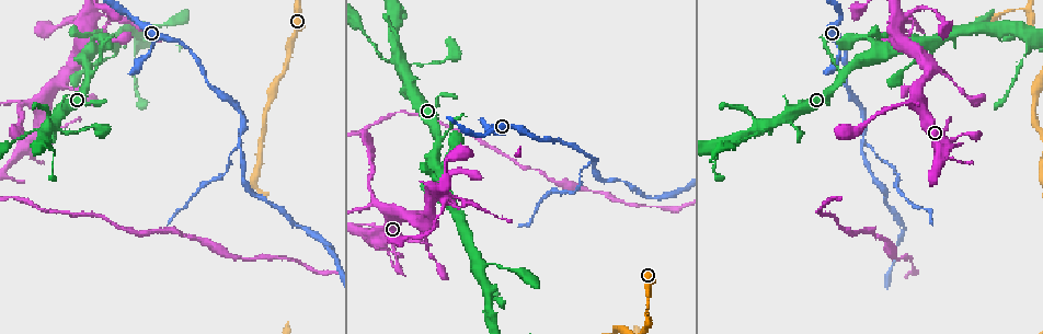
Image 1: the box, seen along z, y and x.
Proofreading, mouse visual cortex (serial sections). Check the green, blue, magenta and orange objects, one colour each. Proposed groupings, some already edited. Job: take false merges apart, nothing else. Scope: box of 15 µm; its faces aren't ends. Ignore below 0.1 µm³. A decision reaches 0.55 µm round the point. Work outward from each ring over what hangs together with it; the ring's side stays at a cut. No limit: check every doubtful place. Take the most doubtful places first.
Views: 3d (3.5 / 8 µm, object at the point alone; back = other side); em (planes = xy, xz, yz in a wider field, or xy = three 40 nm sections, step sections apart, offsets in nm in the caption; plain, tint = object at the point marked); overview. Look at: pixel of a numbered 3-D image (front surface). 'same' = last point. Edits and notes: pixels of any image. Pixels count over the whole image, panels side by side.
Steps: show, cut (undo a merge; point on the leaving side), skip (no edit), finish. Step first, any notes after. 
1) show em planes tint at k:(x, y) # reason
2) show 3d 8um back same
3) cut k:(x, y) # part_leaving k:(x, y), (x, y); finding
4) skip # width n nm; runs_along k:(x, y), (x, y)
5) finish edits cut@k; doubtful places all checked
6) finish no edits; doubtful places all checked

show 3d 3.5um at 1:(241, 141) # branch point

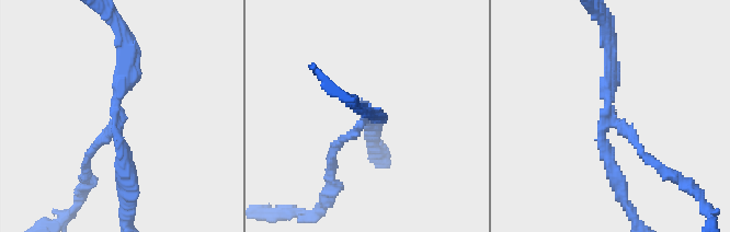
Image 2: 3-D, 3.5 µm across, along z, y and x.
show em xy step 5 tint at 2:(115, 110) # arms 3; arm_widths 150, 200, 250 nm; shape alone is not enough

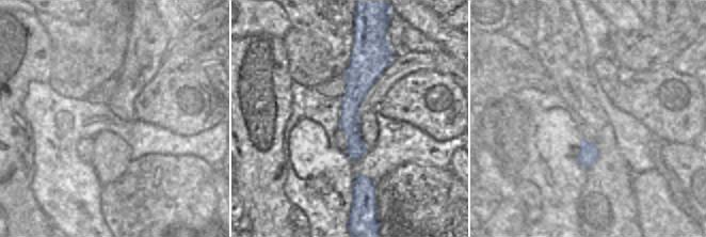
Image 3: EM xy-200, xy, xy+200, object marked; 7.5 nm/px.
cut 2:(94, 147) # part_leaving 2:(609, 116), (652, 163), (680, 181); two cells meet here

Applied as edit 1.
show 3d 8um at 1:(392, 58) # four-way junction

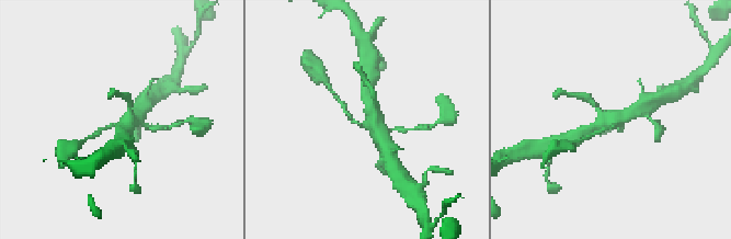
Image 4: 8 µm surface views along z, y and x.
show em xy step 5 tint at 4:(615, 122) # now the EM

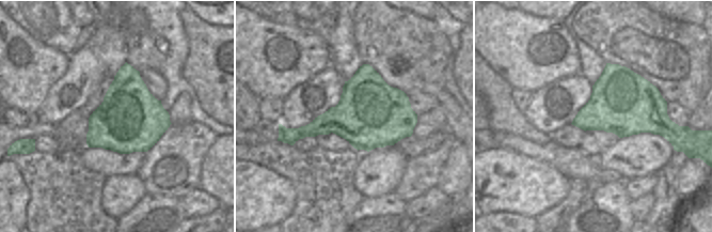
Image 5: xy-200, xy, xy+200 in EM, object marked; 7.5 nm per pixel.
skip # runs_along 4:(639, 109), (586, 132); all the same cell

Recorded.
show 3d 8um at 1:(650, 317)

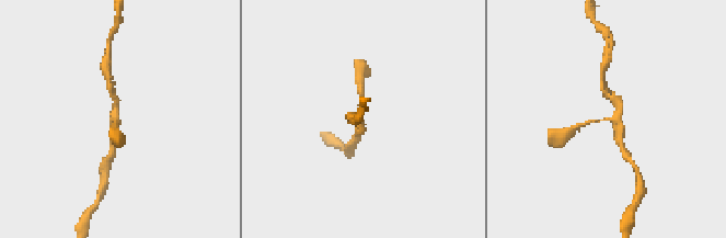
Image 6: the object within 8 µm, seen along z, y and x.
show 3d 3.5um back at 6:(115, 119) # zoom in

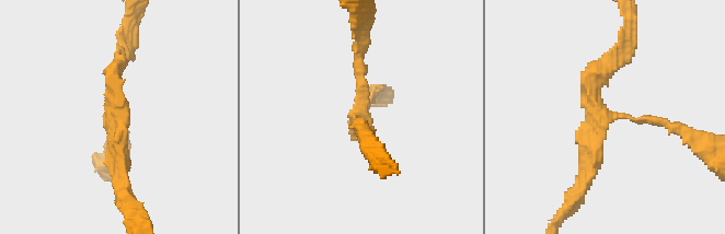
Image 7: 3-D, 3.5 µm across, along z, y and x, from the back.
show em xy step 5 tint at 7:(606, 114)

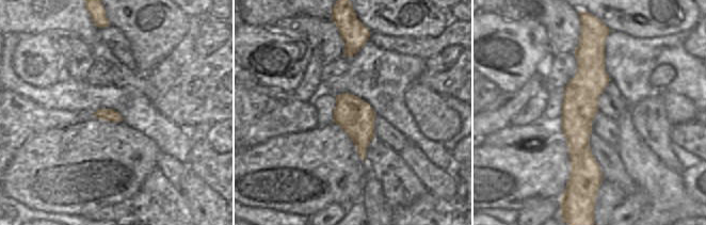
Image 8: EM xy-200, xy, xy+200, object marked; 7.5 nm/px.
skip # arm_widths 150, 200, 200 nm; runs_along 7:(671, 127), (605, 114), (585, 185); one cell here

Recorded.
finish edits cut@2; doubtful places all checked

